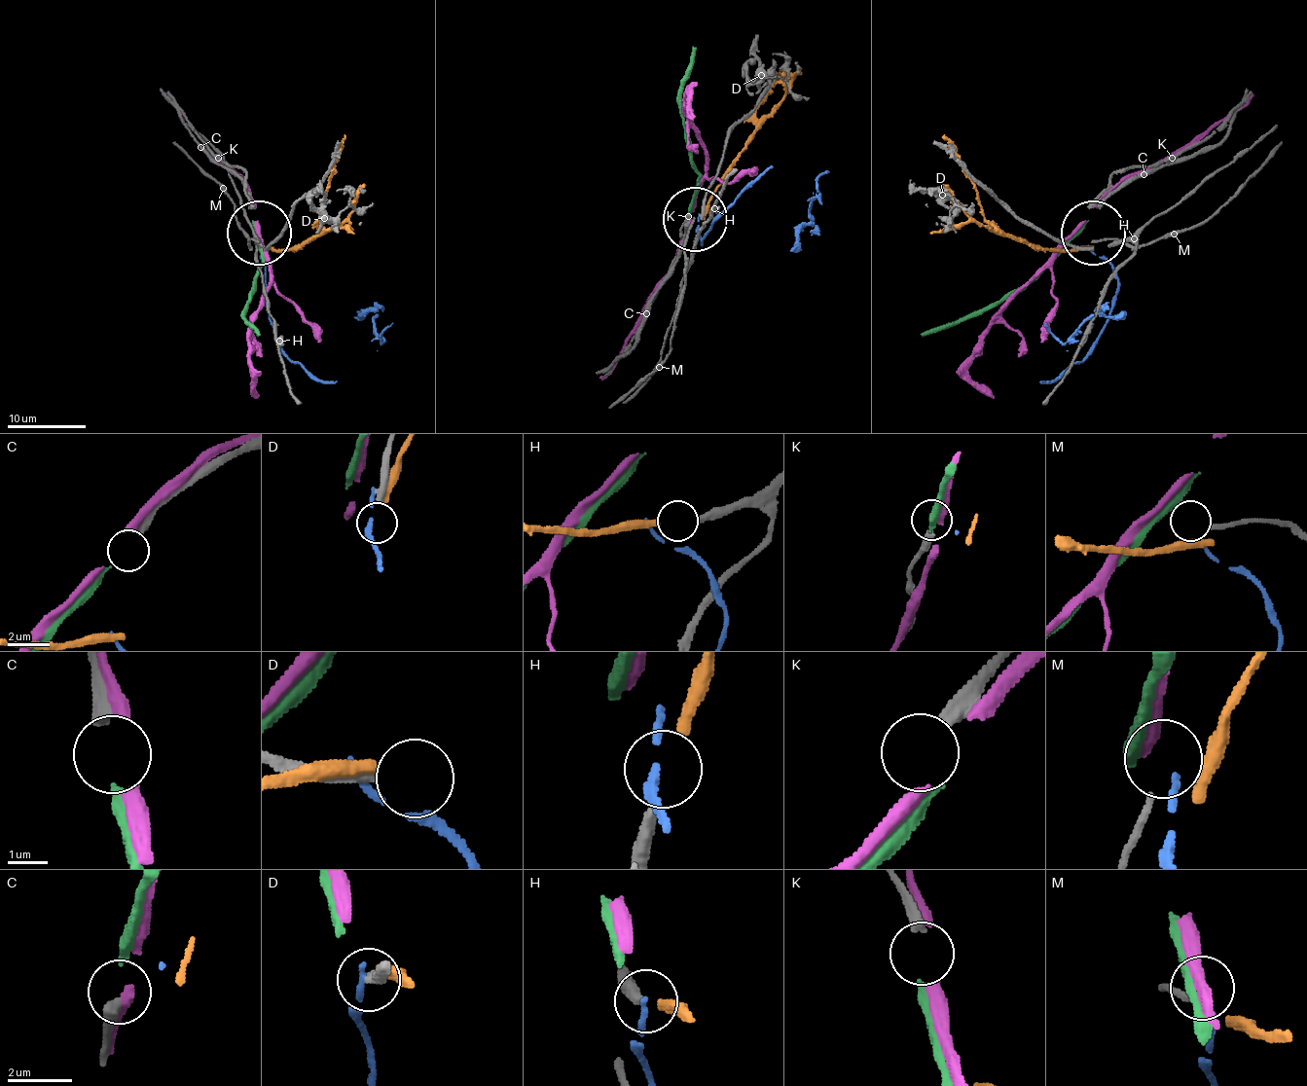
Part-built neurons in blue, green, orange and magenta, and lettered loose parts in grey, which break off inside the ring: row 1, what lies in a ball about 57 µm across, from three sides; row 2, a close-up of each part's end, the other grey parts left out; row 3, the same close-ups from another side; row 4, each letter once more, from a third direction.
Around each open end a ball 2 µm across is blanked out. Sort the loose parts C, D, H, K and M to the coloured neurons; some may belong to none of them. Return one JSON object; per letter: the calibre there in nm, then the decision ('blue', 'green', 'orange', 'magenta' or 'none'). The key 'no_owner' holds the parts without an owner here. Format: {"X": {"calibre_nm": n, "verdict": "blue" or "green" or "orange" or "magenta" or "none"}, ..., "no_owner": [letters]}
{"C": {"calibre_nm": 440, "verdict": "green"}, "D": {"calibre_nm": 340, "verdict": "none"}, "H": {"calibre_nm": 320, "verdict": "orange"}, "K": {"calibre_nm": 400, "verdict": "none"}, "M": {"calibre_nm": 180, "verdict": "blue"}, "no_owner": ["D", "K"]}

